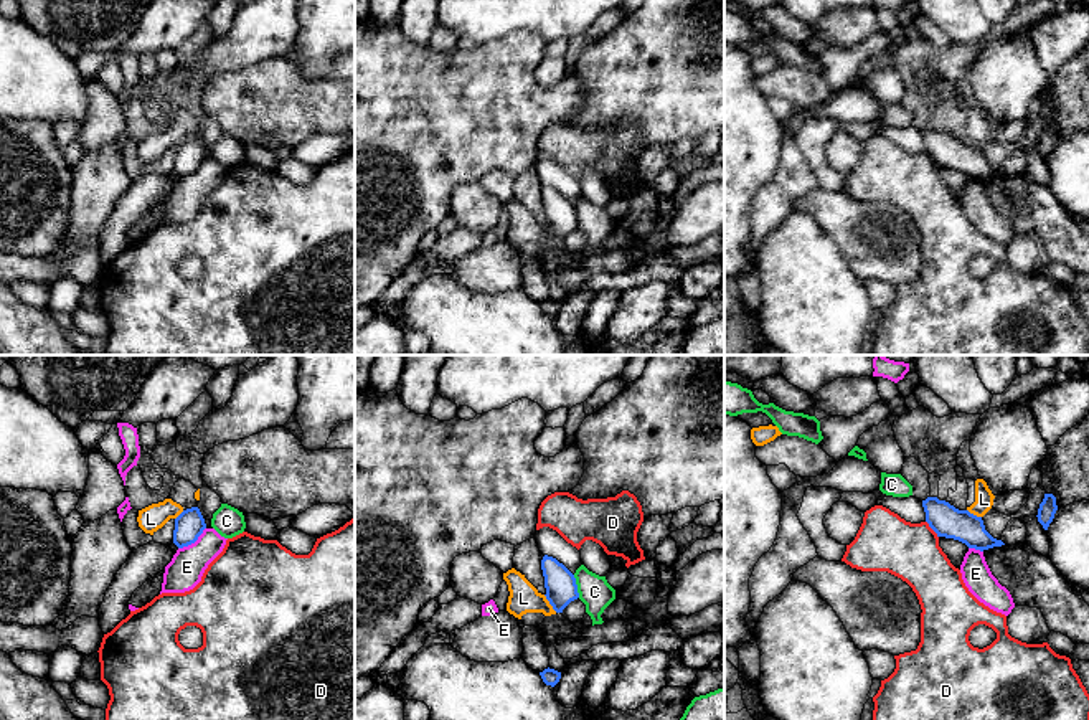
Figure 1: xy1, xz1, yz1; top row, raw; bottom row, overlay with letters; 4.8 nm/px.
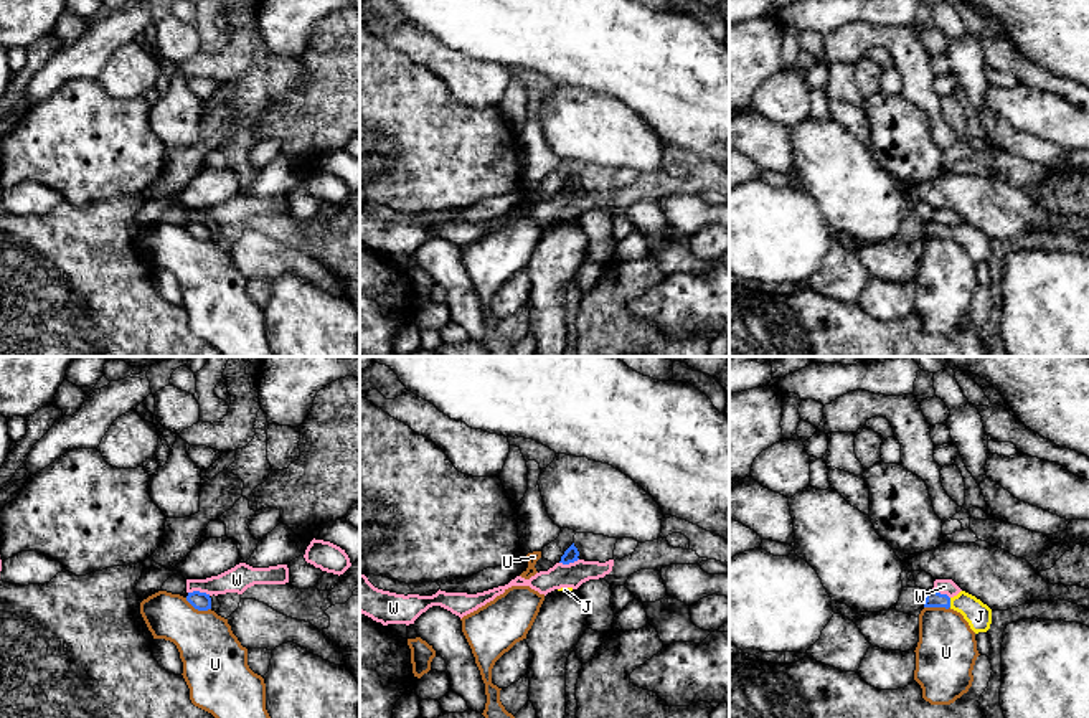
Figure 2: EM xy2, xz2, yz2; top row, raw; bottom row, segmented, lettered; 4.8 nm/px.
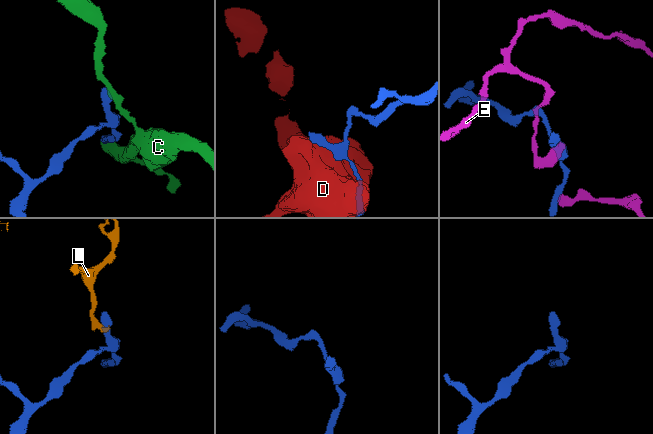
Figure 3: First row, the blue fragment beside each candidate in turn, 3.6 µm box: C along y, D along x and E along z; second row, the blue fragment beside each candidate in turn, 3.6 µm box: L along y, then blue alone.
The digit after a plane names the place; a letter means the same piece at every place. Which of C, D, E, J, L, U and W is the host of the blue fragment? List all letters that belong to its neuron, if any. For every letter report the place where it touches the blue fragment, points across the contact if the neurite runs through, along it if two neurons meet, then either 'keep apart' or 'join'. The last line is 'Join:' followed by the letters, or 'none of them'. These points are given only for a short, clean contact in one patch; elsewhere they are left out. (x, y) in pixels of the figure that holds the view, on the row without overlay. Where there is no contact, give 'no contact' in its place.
C: contact xz1 (576, 217); keep apart
D: contact yz1 (931, 157); keep apart
E: contact xy1 (193, 172); keep apart
J: contact yz2 (949, 233); join
L: contact xz1 (550, 233); border xz1 (543, 225), (556, 241); keep apart
U: contact xy2 (198, 240); keep apart
W: contact xy2 (198, 222); border xy2 (188, 222), (205, 222), (210, 225); keep apart
Join: J

